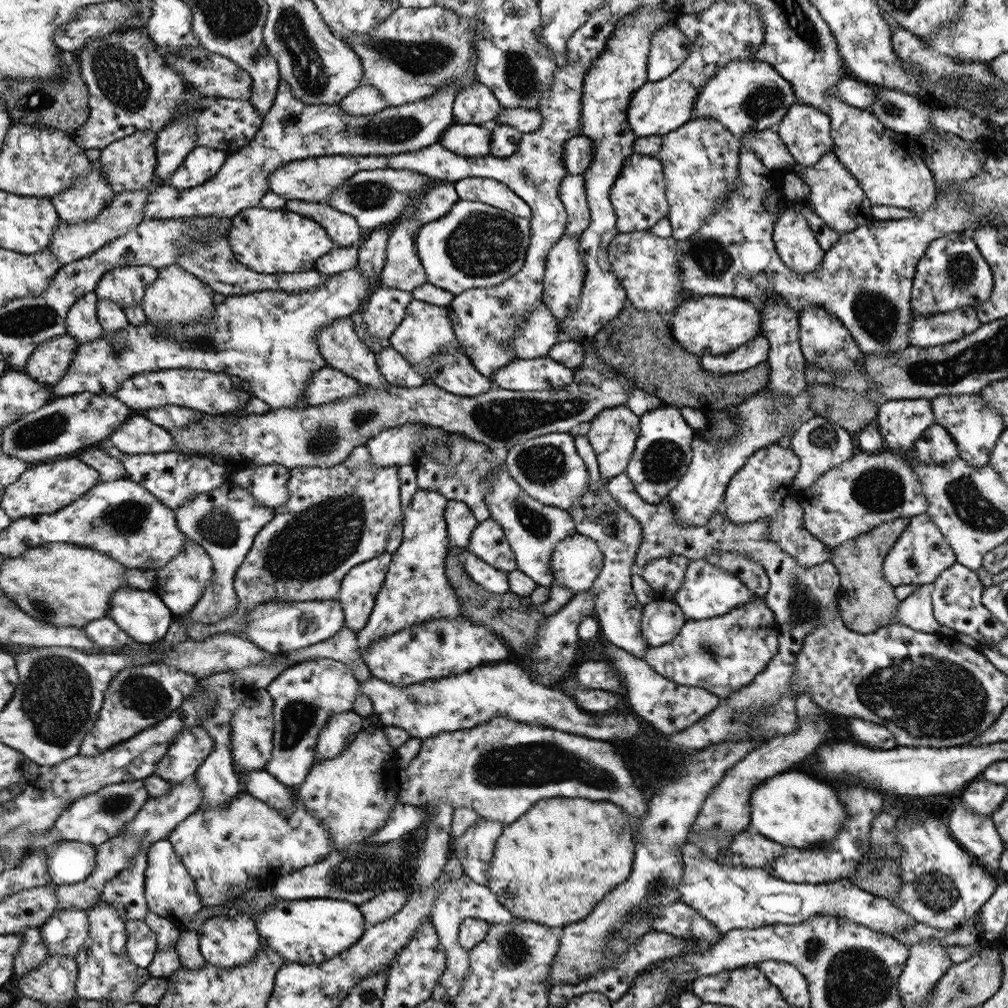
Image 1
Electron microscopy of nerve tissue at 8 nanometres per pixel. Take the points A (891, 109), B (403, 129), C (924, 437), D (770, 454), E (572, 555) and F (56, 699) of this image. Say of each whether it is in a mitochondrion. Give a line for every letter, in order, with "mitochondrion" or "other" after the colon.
A: mitochondrion
B: mitochondrion
C: other
D: other
E: other
F: mitochondrion

